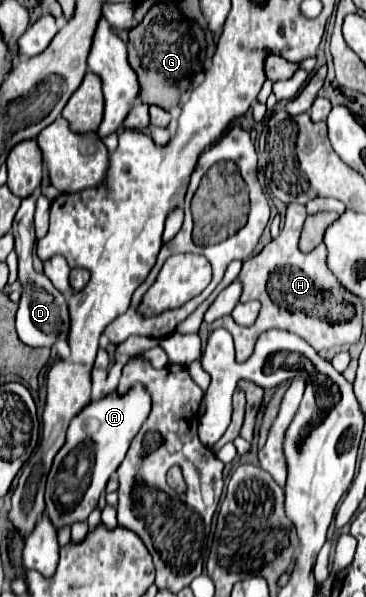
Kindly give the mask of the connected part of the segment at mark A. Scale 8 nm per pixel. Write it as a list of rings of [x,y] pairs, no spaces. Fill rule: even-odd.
[[[135,385],[123,397],[109,395],[89,403],[71,421],[67,431],[67,443],[57,453],[47,477],[47,491],[45,491],[47,517],[51,519],[55,529],[73,525],[77,521],[85,521],[91,515],[91,511],[99,503],[101,493],[105,491],[111,473],[117,471],[117,467],[121,465],[131,439],[141,429],[149,411],[151,411],[149,393],[141,385]],[[69,455],[71,455],[71,463],[65,465],[65,459]]]

